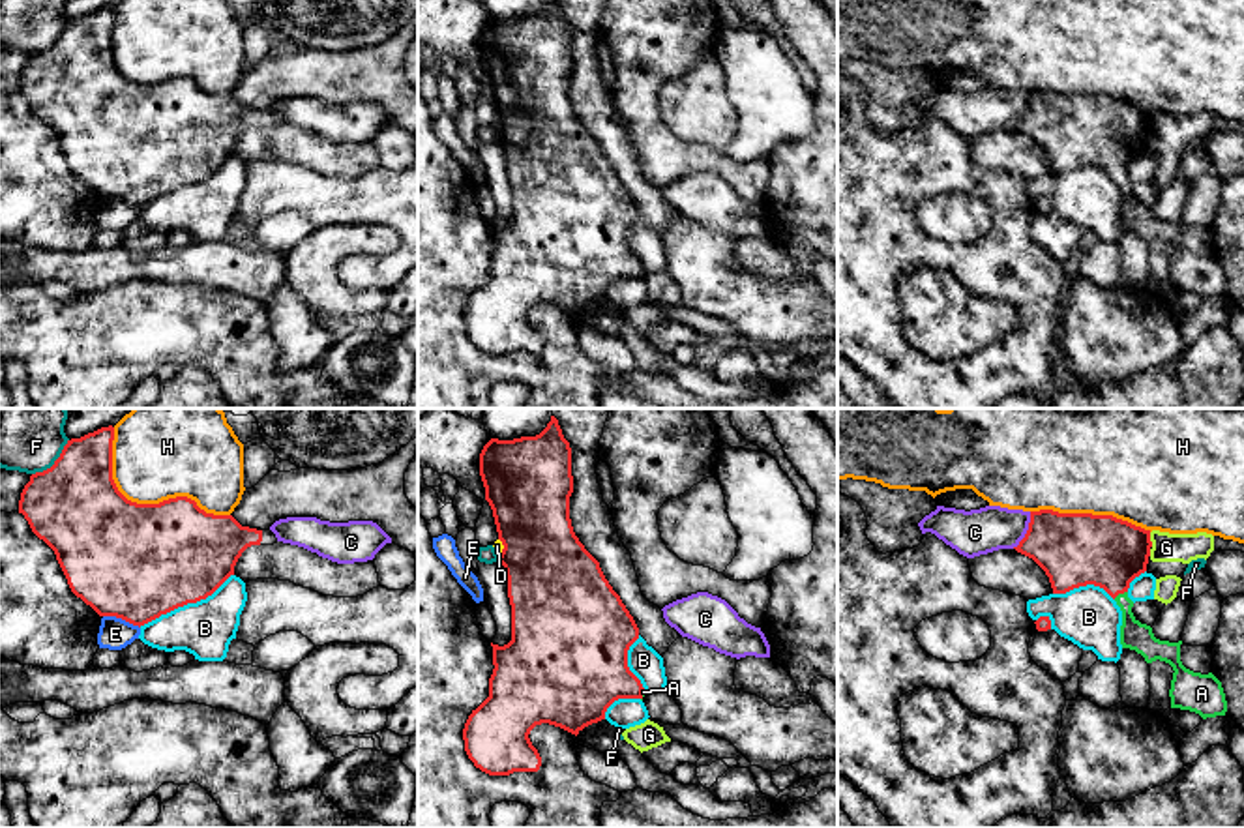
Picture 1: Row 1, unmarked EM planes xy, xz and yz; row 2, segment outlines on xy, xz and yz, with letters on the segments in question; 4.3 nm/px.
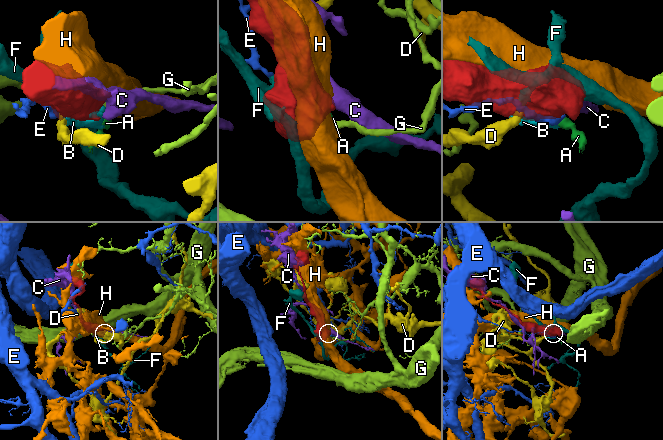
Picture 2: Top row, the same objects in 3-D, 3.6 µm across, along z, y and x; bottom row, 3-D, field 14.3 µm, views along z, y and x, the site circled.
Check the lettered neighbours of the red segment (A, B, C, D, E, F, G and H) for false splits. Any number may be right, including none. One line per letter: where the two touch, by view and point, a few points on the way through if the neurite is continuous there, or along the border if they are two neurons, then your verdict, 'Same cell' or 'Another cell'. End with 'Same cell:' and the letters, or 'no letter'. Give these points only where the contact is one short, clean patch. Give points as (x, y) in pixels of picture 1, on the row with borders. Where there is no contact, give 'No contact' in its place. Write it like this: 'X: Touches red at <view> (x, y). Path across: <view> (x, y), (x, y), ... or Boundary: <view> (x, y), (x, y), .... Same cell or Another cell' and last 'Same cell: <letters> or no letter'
A: Touches red at yz (1119, 592). Path across: yz (1080, 549), (1119, 592), (1134, 635). Same cell
B: Touches red at xy (186, 604). Another cell
C: Touches red at yz (1027, 531). Another cell
D: Touches red at xz (504, 547). Boundary: xz (499, 538), (503, 546), (499, 557). Another cell
E: Touches red at xy (122, 619). Another cell
F: Touches red at xy (55, 461). Another cell
G: Touches red at yz (1149, 540). Boundary: yz (1149, 532), (1153, 546). Another cell
H: Touches red at xy (143, 504). Another cell
Same cell: A

